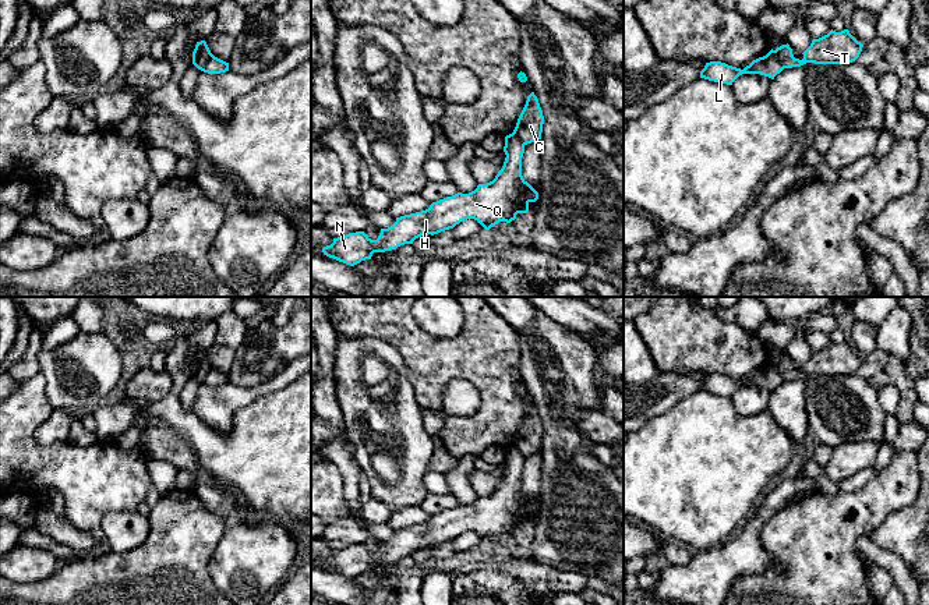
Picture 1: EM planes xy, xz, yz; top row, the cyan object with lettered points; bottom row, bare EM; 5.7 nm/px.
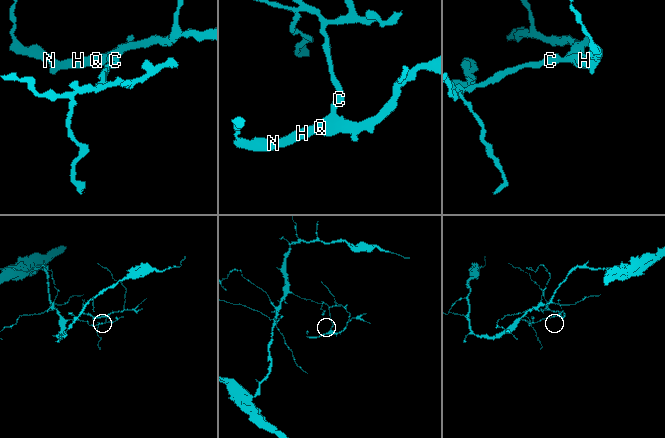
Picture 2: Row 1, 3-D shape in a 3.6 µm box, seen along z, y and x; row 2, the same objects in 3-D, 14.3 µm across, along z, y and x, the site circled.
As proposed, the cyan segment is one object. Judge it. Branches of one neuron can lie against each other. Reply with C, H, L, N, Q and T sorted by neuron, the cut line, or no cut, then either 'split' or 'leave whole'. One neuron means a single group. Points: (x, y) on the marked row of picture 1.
groups C L / H N Q T; cut yz (773, 50), (784, 67); split

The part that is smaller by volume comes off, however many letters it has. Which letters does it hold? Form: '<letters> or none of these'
H, N, Q, T

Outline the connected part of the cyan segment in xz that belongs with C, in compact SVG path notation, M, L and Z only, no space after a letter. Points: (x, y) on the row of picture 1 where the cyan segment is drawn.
M531 92L527 96L526 105L518 118L513 134L522 141L523 145L527 145L541 139L543 124L543 110L537 96Z

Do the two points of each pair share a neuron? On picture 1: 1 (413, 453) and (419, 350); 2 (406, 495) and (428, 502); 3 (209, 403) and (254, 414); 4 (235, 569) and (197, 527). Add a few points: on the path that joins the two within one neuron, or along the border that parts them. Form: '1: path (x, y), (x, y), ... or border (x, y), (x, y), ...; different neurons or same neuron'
1: border (406, 368), (406, 377), (421, 407); different neurons
2: border (428, 494), (419, 505); different neurons
3: border (267, 395), (242, 406), (226, 431), (208, 425); different neurons
4: border (216, 515), (225, 531), (209, 562), (211, 580); different neurons

